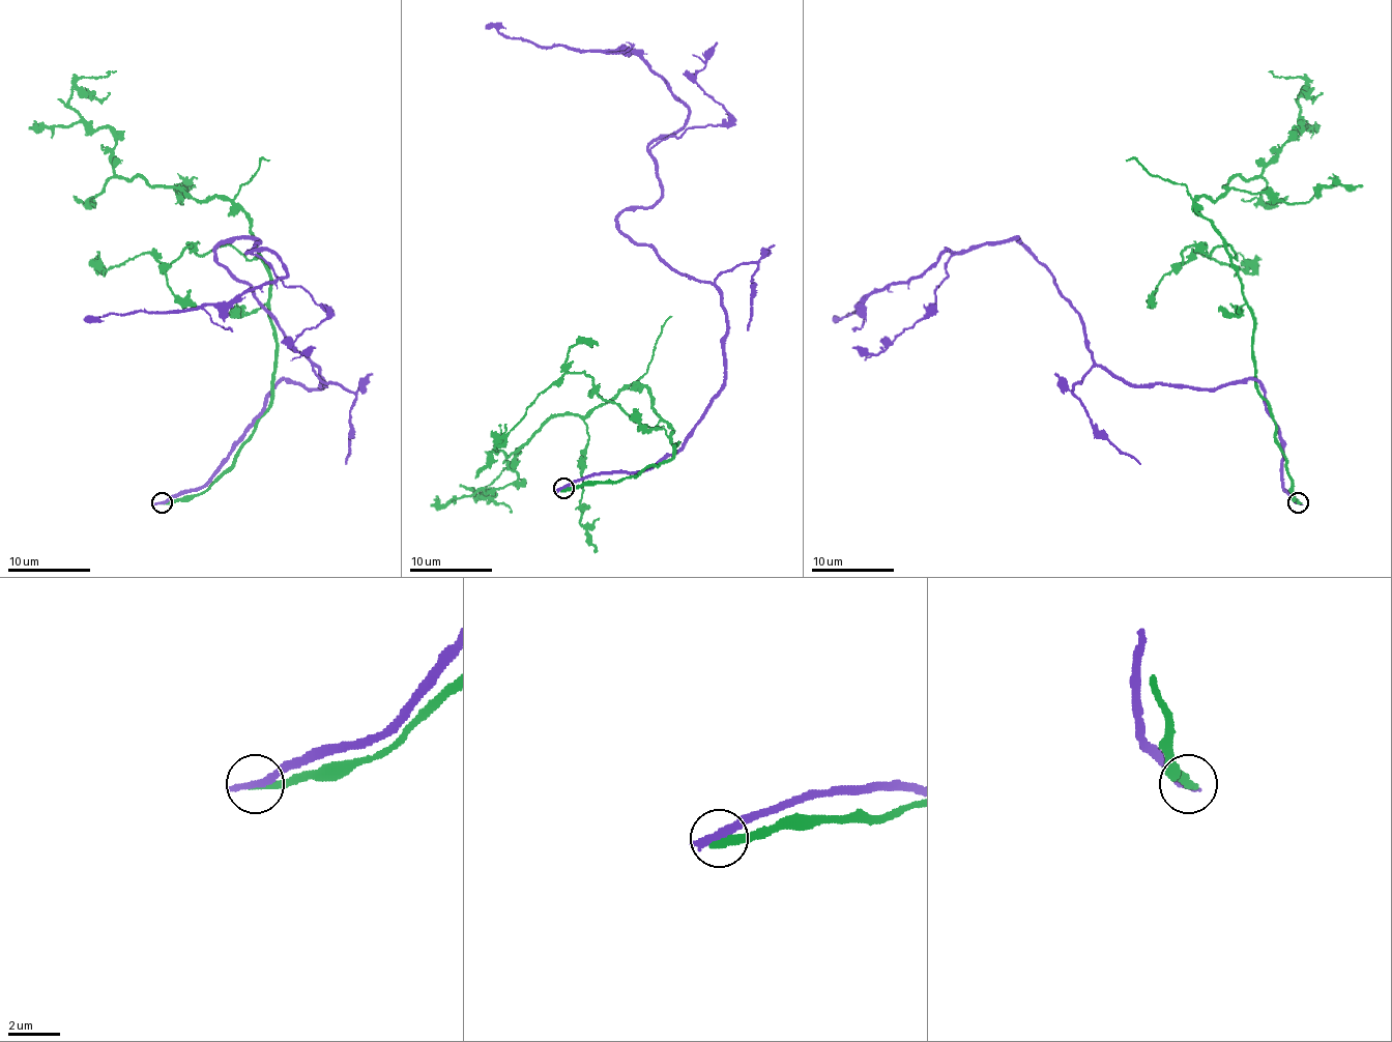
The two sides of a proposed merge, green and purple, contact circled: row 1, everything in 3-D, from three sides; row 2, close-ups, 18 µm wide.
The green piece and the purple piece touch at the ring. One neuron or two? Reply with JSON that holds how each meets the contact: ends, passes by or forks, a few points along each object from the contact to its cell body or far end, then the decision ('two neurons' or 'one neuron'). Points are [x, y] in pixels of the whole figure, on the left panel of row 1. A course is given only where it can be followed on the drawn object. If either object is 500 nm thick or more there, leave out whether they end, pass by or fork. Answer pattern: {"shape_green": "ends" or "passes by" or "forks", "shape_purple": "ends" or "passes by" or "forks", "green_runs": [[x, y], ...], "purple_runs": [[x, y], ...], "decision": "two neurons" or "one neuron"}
{"shape_green": "ends", "shape_purple": "ends", "green_runs": [[161, 501], [203, 493], [271, 400], [269, 267], [230, 201], [115, 172], [113, 135], [69, 104], [115, 70]], "purple_runs": [[161, 501], [201, 487], [284, 379], [325, 385], [215, 251], [255, 238], [284, 265], [234, 300], [84, 321]], "decision": "two neurons"}

